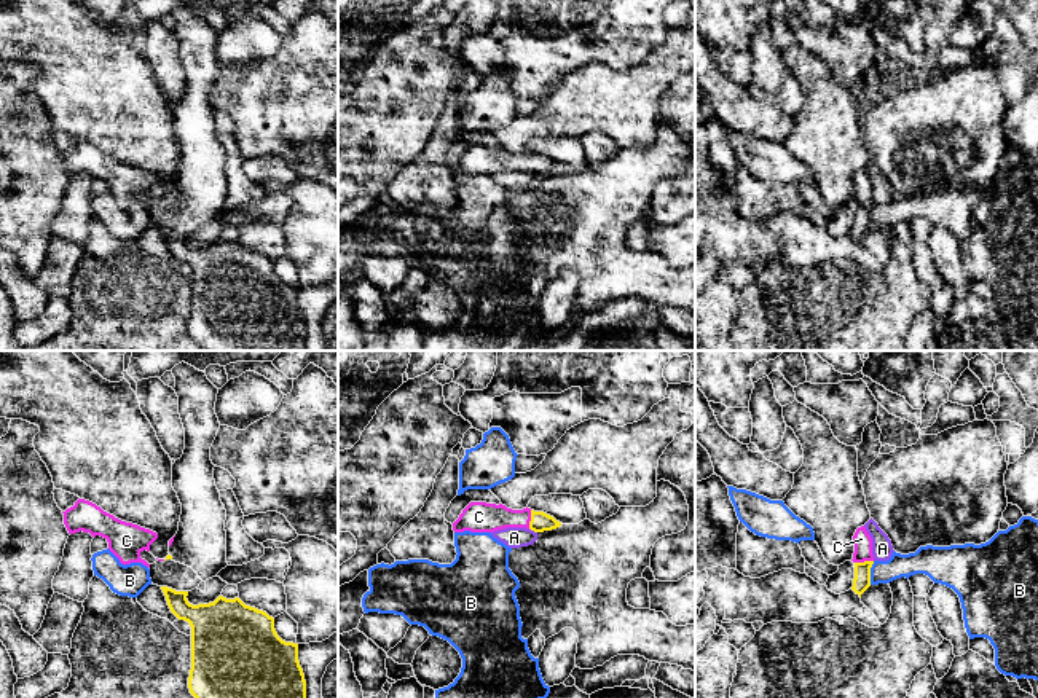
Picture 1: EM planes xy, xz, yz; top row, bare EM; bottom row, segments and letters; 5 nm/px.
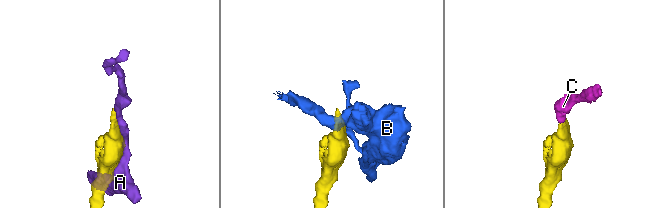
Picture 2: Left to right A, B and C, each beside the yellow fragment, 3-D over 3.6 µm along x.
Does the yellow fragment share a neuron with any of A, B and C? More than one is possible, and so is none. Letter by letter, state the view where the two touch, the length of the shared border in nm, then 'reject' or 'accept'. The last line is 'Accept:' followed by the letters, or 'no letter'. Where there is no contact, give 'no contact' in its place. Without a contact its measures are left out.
A: contact in xz; length 50 nm; reject
B: contact in yz; length 120 nm; reject
C: contact in xz; length 100 nm; accept
Accept: C

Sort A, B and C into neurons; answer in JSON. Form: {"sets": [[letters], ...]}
{"sets": [["A"], ["B"], ["C"]]}

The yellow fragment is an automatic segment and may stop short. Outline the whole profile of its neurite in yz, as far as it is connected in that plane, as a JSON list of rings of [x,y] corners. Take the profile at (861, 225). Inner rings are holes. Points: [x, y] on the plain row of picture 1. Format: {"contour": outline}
{"contour": [[[861,169],[853,178],[855,196],[855,222],[851,233],[861,241],[861,237],[871,229],[871,210],[874,207],[872,182],[866,171]]]}

